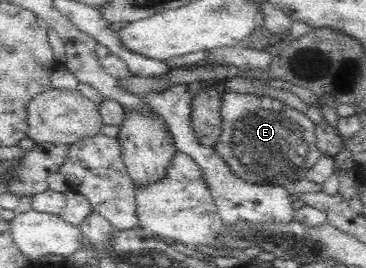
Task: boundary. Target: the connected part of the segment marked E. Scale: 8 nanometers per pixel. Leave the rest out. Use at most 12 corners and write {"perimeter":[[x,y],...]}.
{"perimeter":[[221,89],[214,153],[250,185],[308,180],[316,124]]}

